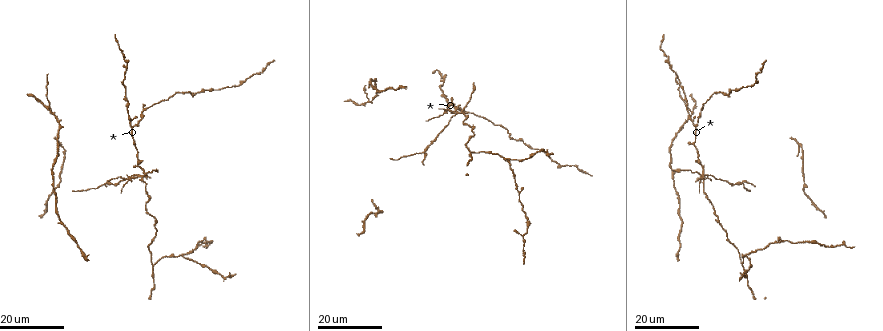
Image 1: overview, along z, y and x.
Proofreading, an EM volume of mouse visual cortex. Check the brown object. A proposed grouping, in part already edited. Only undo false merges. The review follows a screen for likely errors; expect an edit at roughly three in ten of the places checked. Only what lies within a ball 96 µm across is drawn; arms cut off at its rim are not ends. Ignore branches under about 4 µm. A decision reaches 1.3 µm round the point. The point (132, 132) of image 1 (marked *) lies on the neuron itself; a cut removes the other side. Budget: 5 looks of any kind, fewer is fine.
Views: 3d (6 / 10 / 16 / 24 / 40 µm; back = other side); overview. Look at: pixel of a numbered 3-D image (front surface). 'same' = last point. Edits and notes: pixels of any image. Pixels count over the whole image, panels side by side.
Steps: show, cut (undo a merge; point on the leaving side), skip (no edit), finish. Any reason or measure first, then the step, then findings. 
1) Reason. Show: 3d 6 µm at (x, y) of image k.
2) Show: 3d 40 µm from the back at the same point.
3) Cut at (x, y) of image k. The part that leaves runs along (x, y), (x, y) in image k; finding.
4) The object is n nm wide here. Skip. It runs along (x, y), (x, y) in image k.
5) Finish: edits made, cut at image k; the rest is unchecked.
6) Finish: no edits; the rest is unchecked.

Arms run side by side. Show: 3d 16 µm at (701, 174) of image 1.

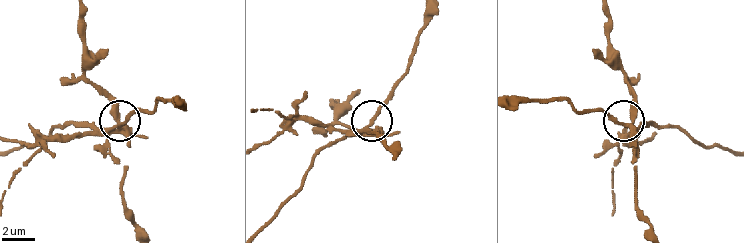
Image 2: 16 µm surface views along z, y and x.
Show: 3d 10 µm at (373, 123) of image 2.

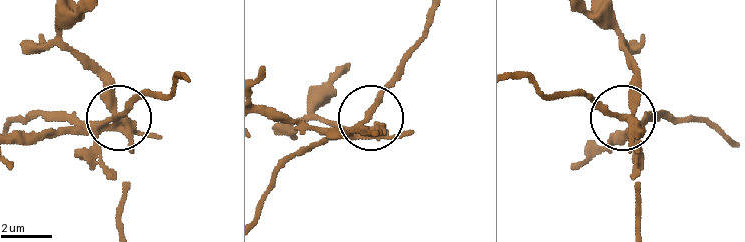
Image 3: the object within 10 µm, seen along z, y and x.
The side arm is 11 µm long; 5 arms meet here. Cut at (97, 156) of image 3. Two neurons meet here.

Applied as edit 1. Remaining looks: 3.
Show: overview.

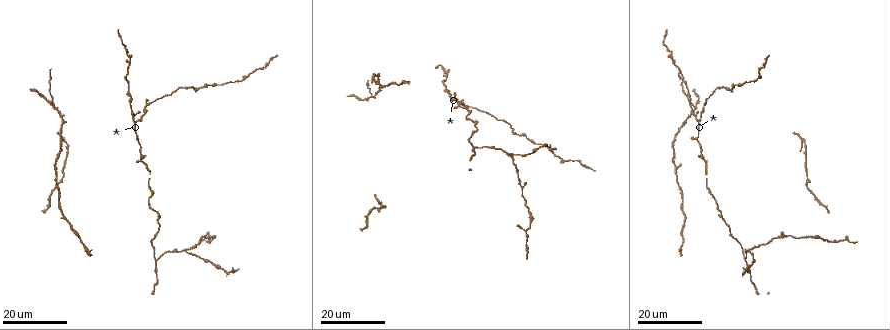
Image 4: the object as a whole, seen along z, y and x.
Three-way junction. Show: 3d 16 µm at (52, 107) of image 4.

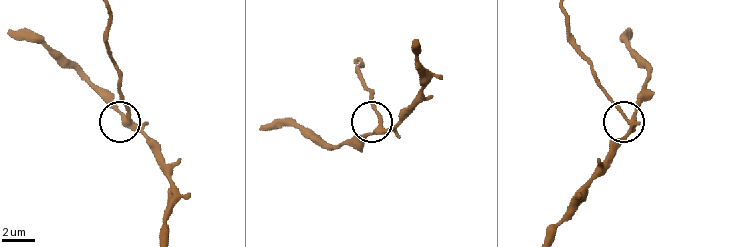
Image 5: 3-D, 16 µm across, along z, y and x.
Show: 3d 6 µm at (627, 118) of image 5.

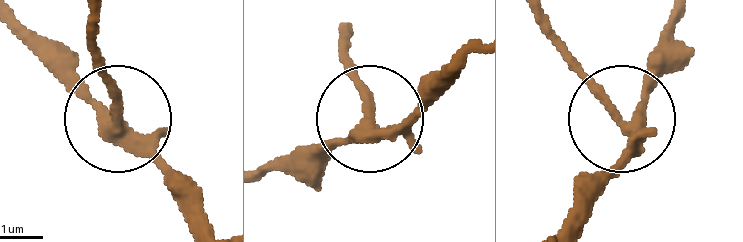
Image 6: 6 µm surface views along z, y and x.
The object is 300 nm wide here. Cut at (104, 75) of image 6. The part that leaves runs along (112, 122), (91, 18) in image 6; two neurons meet here.

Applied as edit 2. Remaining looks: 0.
Finish: edits made, cut at image 3, cut at image 6; the rest is unchecked.

